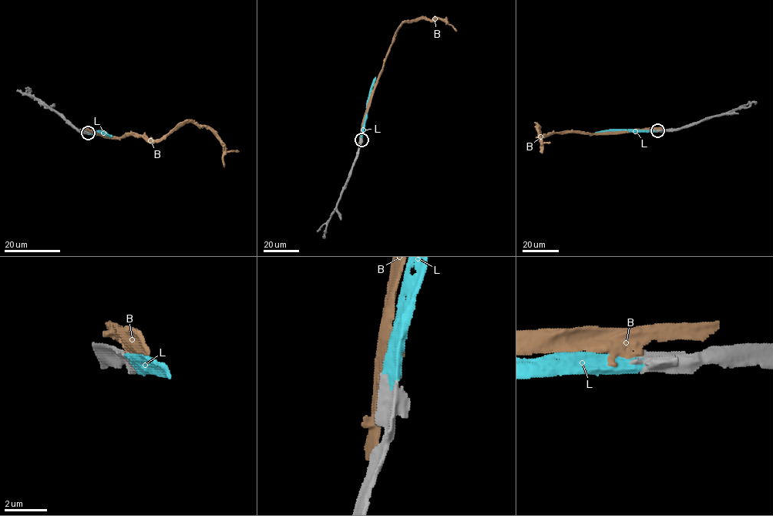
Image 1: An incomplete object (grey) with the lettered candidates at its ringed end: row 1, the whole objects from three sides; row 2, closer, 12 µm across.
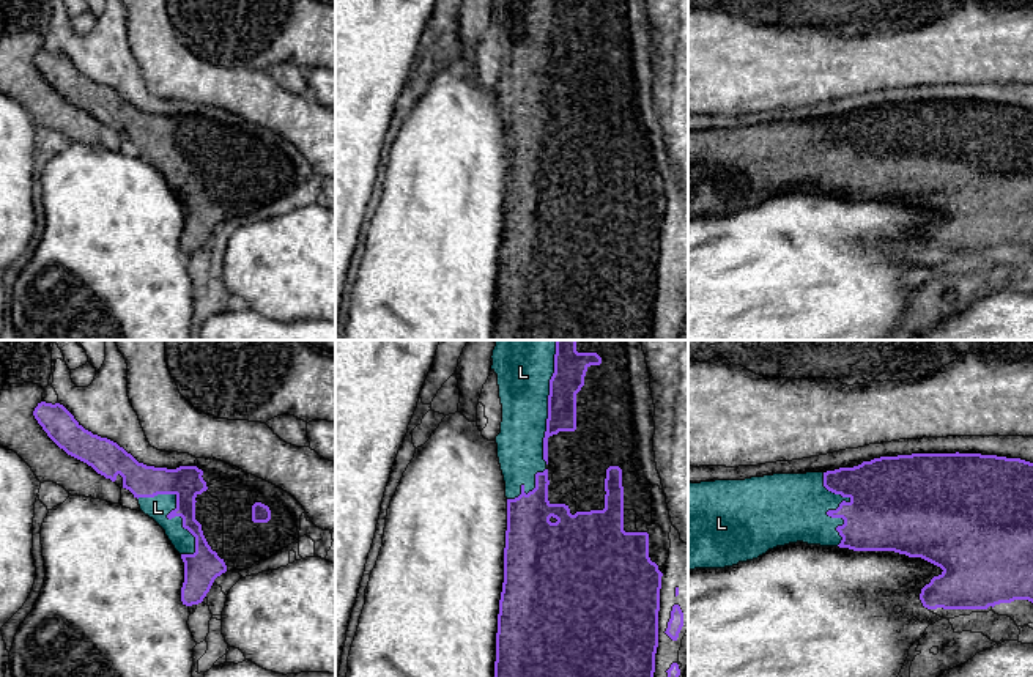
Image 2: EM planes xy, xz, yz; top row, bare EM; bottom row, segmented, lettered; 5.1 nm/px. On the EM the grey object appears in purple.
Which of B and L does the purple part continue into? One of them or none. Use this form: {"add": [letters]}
{"add": ["L"]}

